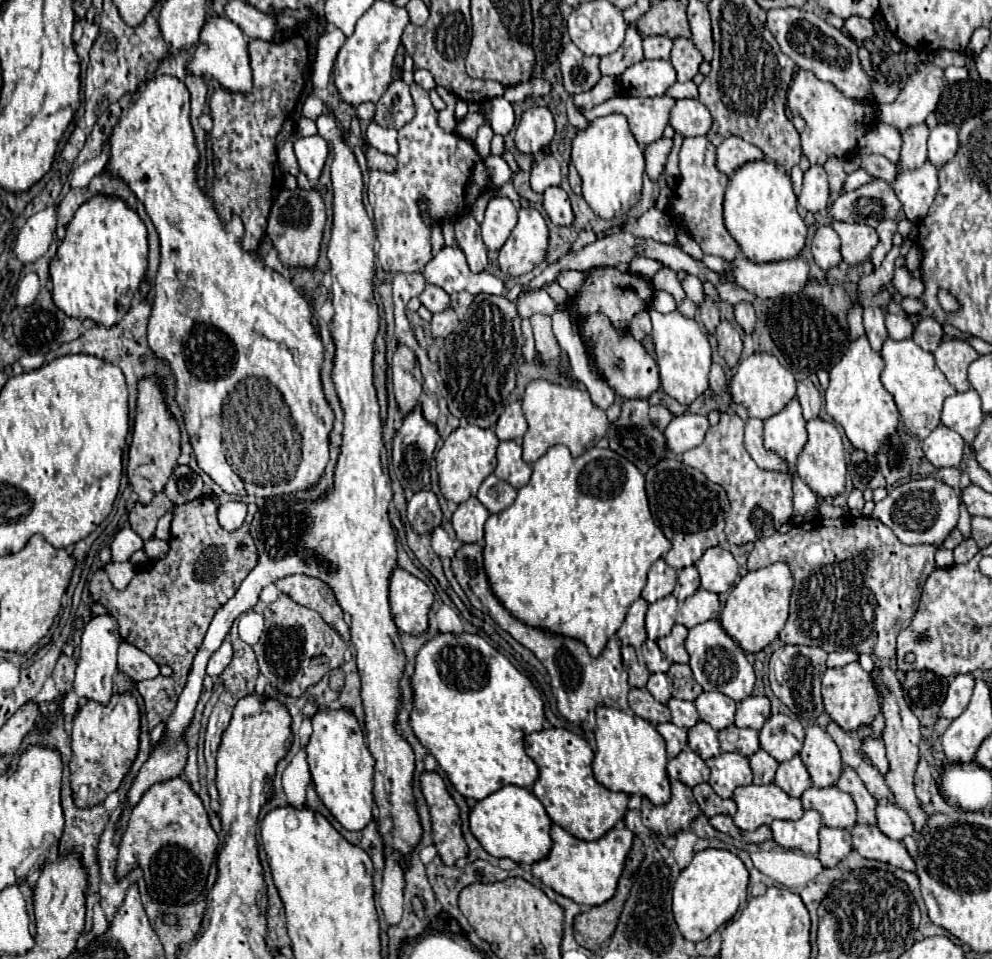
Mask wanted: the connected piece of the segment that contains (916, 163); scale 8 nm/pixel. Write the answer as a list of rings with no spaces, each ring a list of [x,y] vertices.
[[[925,122],[907,128],[903,132],[903,150],[901,150],[901,168],[919,168],[927,160],[927,138],[929,138],[929,126]]]

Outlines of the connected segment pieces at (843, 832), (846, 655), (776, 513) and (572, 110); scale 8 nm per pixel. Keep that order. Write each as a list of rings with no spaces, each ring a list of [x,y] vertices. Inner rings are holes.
[[[823,826],[819,832],[819,860],[825,868],[833,868],[851,852],[851,834],[847,828]]]
[[[833,652],[833,654],[829,654],[826,665],[829,668],[837,668],[837,666],[845,666],[845,664],[849,664],[853,660],[857,660],[855,652]]]
[[[723,412],[717,426],[711,426],[705,434],[701,446],[691,448],[683,454],[683,464],[697,468],[711,482],[721,484],[727,492],[731,512],[725,526],[725,536],[729,544],[743,546],[747,542],[761,540],[775,534],[785,522],[791,520],[793,512],[793,490],[791,478],[781,472],[769,472],[757,468],[753,458],[743,444],[745,422],[735,412]]]
[[[570,96],[569,100],[567,100],[566,110],[568,121],[575,129],[583,130],[583,128],[588,126],[590,121],[588,121],[583,115],[577,112],[572,96]]]

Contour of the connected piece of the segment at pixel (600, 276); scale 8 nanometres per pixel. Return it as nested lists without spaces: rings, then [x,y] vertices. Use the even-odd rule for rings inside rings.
[[[601,266],[601,268],[593,268],[587,272],[585,282],[581,284],[579,292],[567,304],[567,312],[573,318],[573,322],[581,322],[591,314],[603,314],[609,318],[613,328],[617,328],[617,332],[623,334],[629,330],[631,320],[639,312],[643,312],[651,306],[653,296],[655,296],[655,288],[653,288],[651,280],[645,280],[643,276],[637,276],[629,270],[621,272],[613,266]]]

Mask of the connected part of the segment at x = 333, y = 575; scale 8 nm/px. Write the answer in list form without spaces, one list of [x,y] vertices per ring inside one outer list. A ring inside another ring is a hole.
[[[323,114],[323,116],[317,118],[317,128],[319,128],[319,136],[325,138],[331,144],[331,148],[333,148],[331,165],[333,228],[331,228],[331,240],[329,240],[327,256],[329,256],[329,262],[331,262],[331,278],[333,278],[333,288],[331,288],[333,290],[333,306],[335,306],[333,338],[335,338],[335,346],[337,346],[337,350],[335,350],[335,364],[333,364],[333,384],[335,384],[335,390],[339,394],[339,400],[341,400],[341,406],[343,406],[343,412],[345,412],[343,446],[341,446],[341,454],[339,454],[337,468],[335,468],[335,484],[333,484],[333,488],[329,490],[329,494],[323,500],[317,500],[317,502],[311,502],[311,504],[299,504],[297,496],[293,496],[293,494],[273,496],[273,498],[261,500],[263,506],[257,510],[257,514],[255,514],[255,518],[251,522],[251,536],[253,536],[257,552],[259,552],[259,562],[253,568],[253,572],[249,572],[249,576],[241,582],[241,586],[233,594],[233,598],[215,614],[215,618],[213,618],[211,626],[209,626],[209,632],[207,632],[207,636],[203,640],[203,646],[199,648],[199,652],[197,652],[197,656],[193,660],[187,686],[183,688],[183,692],[179,696],[177,708],[171,712],[171,716],[167,720],[165,736],[169,736],[171,740],[167,740],[165,744],[161,742],[153,750],[151,758],[143,764],[141,772],[133,780],[133,786],[131,786],[129,794],[127,794],[127,804],[135,806],[139,802],[139,798],[143,796],[143,792],[149,786],[153,786],[155,782],[165,782],[169,778],[181,776],[183,766],[185,766],[185,758],[187,758],[187,744],[183,742],[181,734],[189,726],[189,722],[193,718],[193,712],[195,712],[195,706],[197,706],[197,700],[201,696],[207,660],[221,646],[225,636],[229,634],[229,628],[231,628],[233,620],[239,614],[247,612],[249,608],[253,608],[257,604],[259,592],[267,584],[277,582],[277,580],[281,580],[285,576],[291,576],[291,574],[307,574],[307,576],[325,580],[325,584],[329,584],[329,588],[333,590],[333,594],[335,594],[339,606],[343,608],[343,612],[351,616],[351,642],[353,642],[355,652],[357,652],[357,668],[359,668],[359,676],[361,676],[361,684],[363,684],[361,700],[363,700],[363,708],[365,708],[367,746],[369,746],[371,756],[375,758],[375,790],[373,790],[373,796],[375,796],[375,804],[379,808],[379,832],[381,832],[381,838],[383,838],[383,846],[385,844],[393,844],[393,848],[397,848],[397,852],[401,852],[401,868],[407,870],[409,854],[421,842],[423,828],[421,828],[421,822],[419,822],[419,812],[415,808],[415,796],[413,796],[415,752],[413,752],[413,748],[409,746],[409,742],[401,736],[401,732],[397,728],[397,716],[399,716],[399,710],[403,706],[403,700],[401,700],[401,678],[405,674],[407,660],[405,660],[405,652],[403,652],[401,640],[399,640],[399,630],[397,630],[397,626],[393,622],[391,606],[389,606],[389,580],[391,580],[393,568],[397,566],[397,540],[395,540],[395,532],[393,532],[393,526],[389,522],[389,512],[387,512],[389,502],[393,498],[393,490],[391,490],[391,480],[389,480],[389,472],[387,472],[387,452],[385,452],[385,444],[383,444],[383,424],[379,420],[379,404],[377,404],[377,394],[375,394],[375,388],[373,388],[373,368],[371,368],[373,340],[375,340],[375,334],[377,334],[377,328],[379,328],[377,304],[373,300],[373,266],[375,266],[373,264],[373,258],[375,258],[373,246],[375,246],[375,230],[373,230],[373,224],[371,224],[371,220],[369,220],[369,216],[367,216],[367,212],[363,208],[363,200],[361,200],[363,198],[361,170],[359,170],[359,164],[357,164],[353,152],[349,150],[349,144],[343,140],[341,128],[337,126],[335,118],[329,116],[329,114]]]

